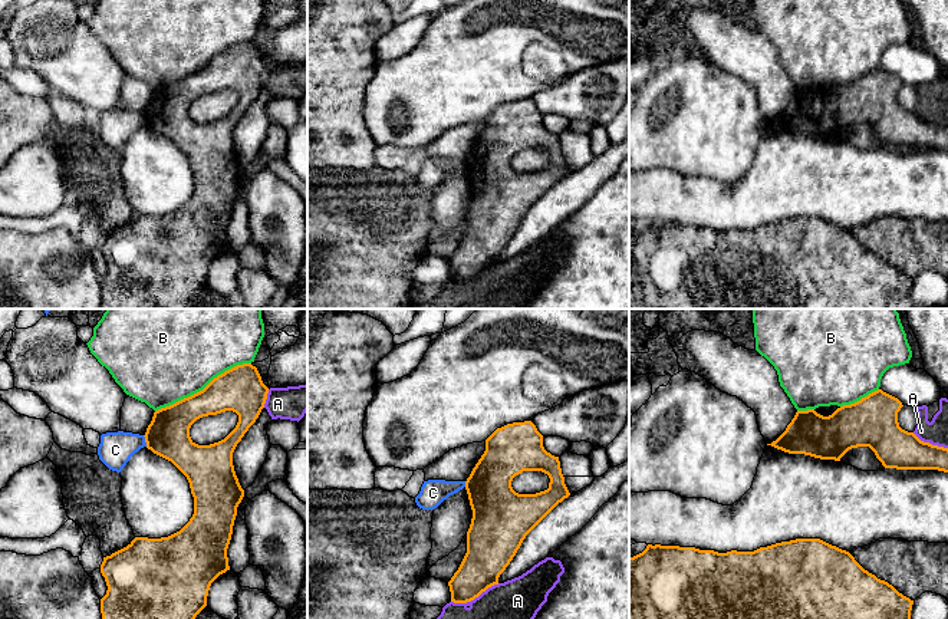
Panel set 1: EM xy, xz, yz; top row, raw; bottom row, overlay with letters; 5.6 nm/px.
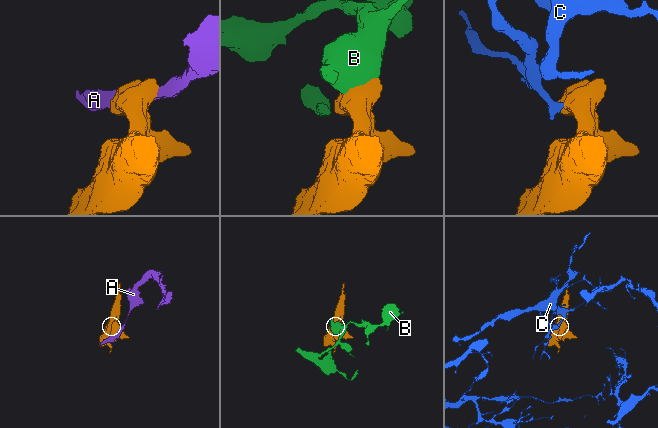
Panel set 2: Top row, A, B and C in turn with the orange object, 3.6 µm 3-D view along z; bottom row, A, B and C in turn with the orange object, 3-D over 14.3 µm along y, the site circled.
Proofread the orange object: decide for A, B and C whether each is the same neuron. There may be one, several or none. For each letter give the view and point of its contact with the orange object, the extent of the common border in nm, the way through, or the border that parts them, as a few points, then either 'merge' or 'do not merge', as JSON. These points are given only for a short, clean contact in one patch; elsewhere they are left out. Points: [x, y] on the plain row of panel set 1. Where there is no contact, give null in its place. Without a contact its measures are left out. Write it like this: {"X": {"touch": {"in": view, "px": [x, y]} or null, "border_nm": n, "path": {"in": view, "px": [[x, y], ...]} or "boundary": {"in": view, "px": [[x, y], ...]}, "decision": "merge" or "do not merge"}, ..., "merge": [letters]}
{"A": {"touch": {"in": "xz", "px": [474, 276]}, "border_nm": 300, "decision": "do not merge"}, "B": {"touch": {"in": "xy", "px": [204, 66]}, "border_nm": 600, "decision": "do not merge"}, "C": {"touch": {"in": "xy", "px": [145, 119]}, "border_nm": 70, "boundary": {"in": "xy", "px": [[142, 114], [147, 124]]}, "decision": "do not merge"}, "merge": []}

